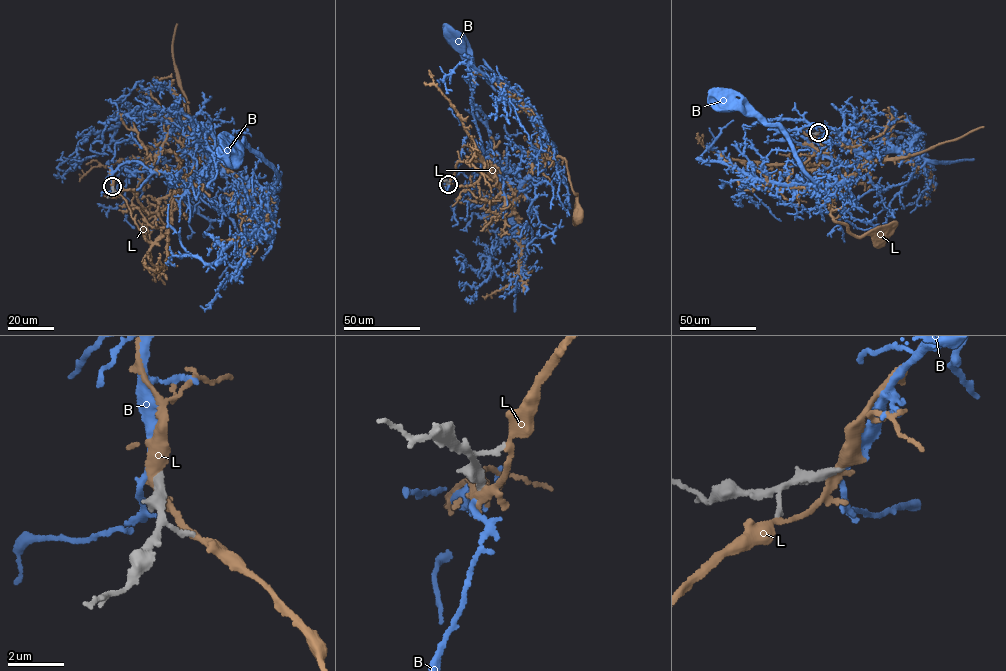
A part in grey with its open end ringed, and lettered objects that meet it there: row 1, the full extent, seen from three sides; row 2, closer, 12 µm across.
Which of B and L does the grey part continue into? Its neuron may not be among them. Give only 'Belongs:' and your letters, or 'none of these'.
Belongs: B

